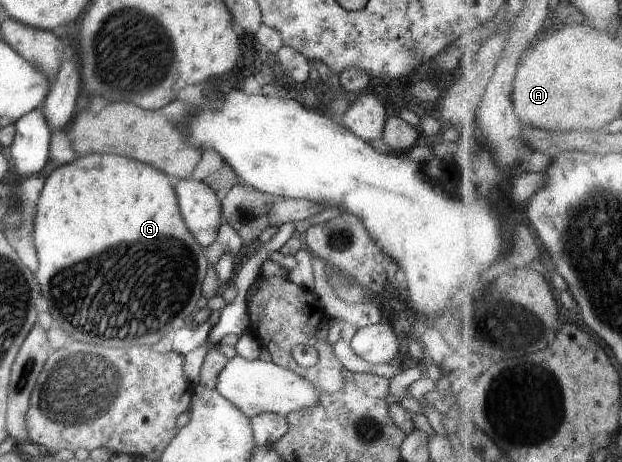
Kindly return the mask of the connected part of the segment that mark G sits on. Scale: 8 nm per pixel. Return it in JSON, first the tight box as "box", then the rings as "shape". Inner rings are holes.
{"box":[32,153,222,349],"shape":[[[98,153],[77,156],[69,163],[58,165],[49,175],[46,175],[36,201],[36,213],[32,221],[34,252],[37,256],[35,279],[41,287],[41,295],[45,297],[49,305],[53,323],[61,327],[65,333],[69,333],[73,341],[83,341],[83,343],[101,345],[101,347],[119,347],[119,349],[143,344],[151,346],[163,335],[171,334],[174,329],[188,326],[189,319],[197,314],[195,301],[201,296],[201,282],[205,277],[205,269],[207,269],[204,247],[216,240],[218,227],[222,223],[217,196],[203,180],[197,181],[191,177],[179,178],[175,187],[172,187],[167,174],[149,164],[117,154]]]}

